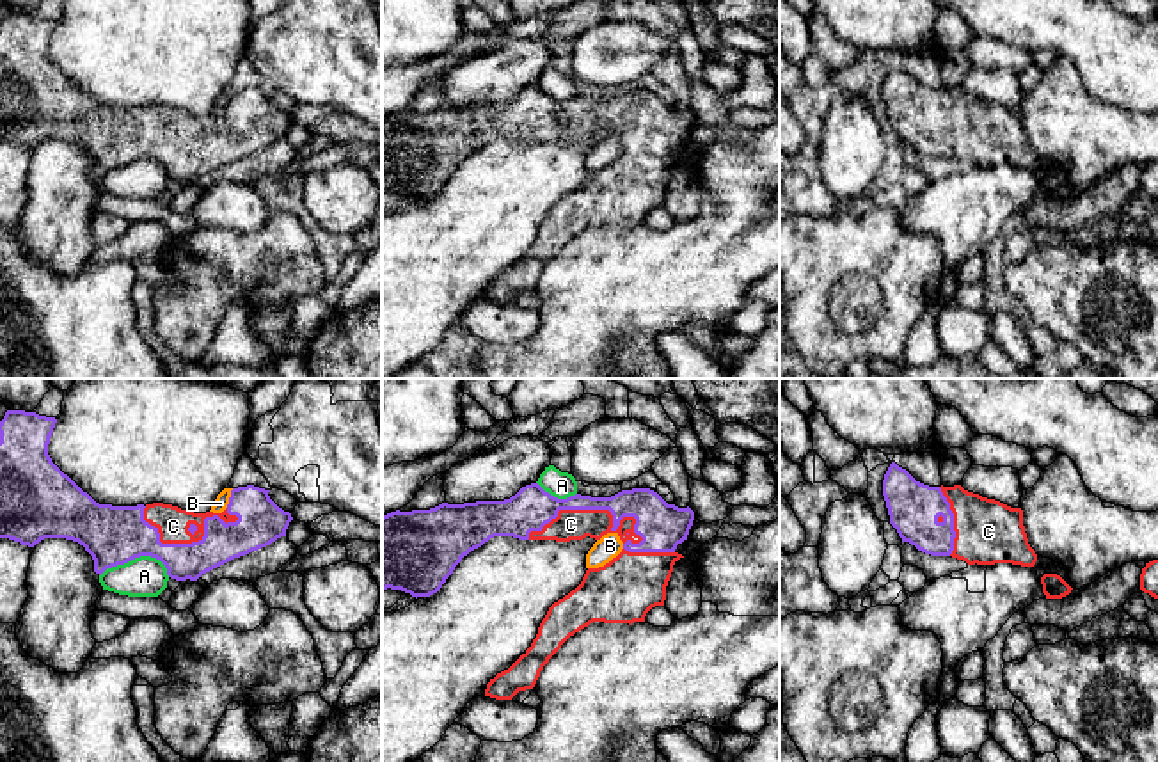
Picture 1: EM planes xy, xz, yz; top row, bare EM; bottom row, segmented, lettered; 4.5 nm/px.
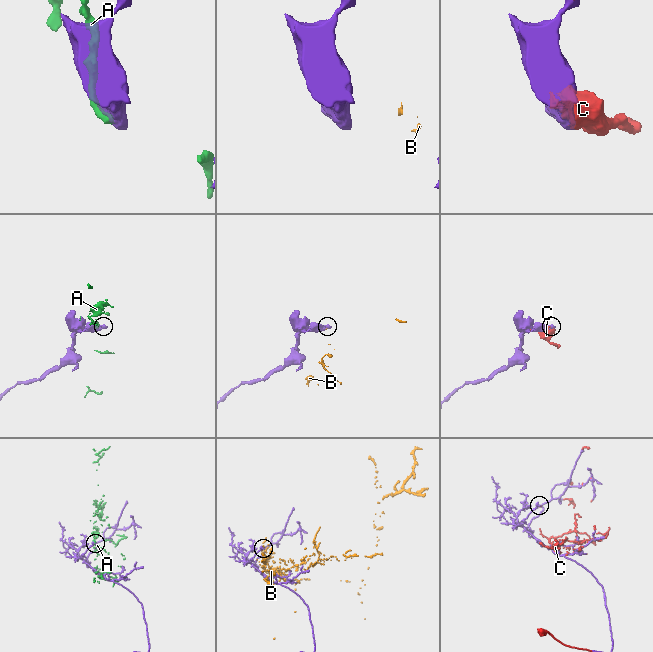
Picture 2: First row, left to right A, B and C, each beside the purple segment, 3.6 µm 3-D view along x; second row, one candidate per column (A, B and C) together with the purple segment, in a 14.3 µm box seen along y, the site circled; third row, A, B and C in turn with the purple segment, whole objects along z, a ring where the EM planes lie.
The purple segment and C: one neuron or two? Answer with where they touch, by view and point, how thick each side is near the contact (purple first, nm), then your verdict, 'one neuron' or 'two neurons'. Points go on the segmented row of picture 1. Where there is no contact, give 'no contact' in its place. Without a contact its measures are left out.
contact xz (599, 508); calibres 170 and 140 nm; one neuron

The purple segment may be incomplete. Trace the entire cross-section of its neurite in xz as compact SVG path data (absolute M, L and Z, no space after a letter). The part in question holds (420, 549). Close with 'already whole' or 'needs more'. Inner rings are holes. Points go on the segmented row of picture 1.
M538 483L522 487L504 501L396 510L382 517L382 590L401 590L416 599L430 597L442 588L464 556L494 536L570 542L586 536L600 540L607 533L616 533L623 542L622 552L604 567L588 568L581 584L549 607L531 647L487 684L485 696L512 700L519 691L535 687L549 659L581 629L593 622L629 625L645 622L652 607L664 606L673 565L684 558L675 549L687 540L693 520L694 512L689 506L668 504L650 488L622 490L611 497L575 494L558 499Z; needs more

